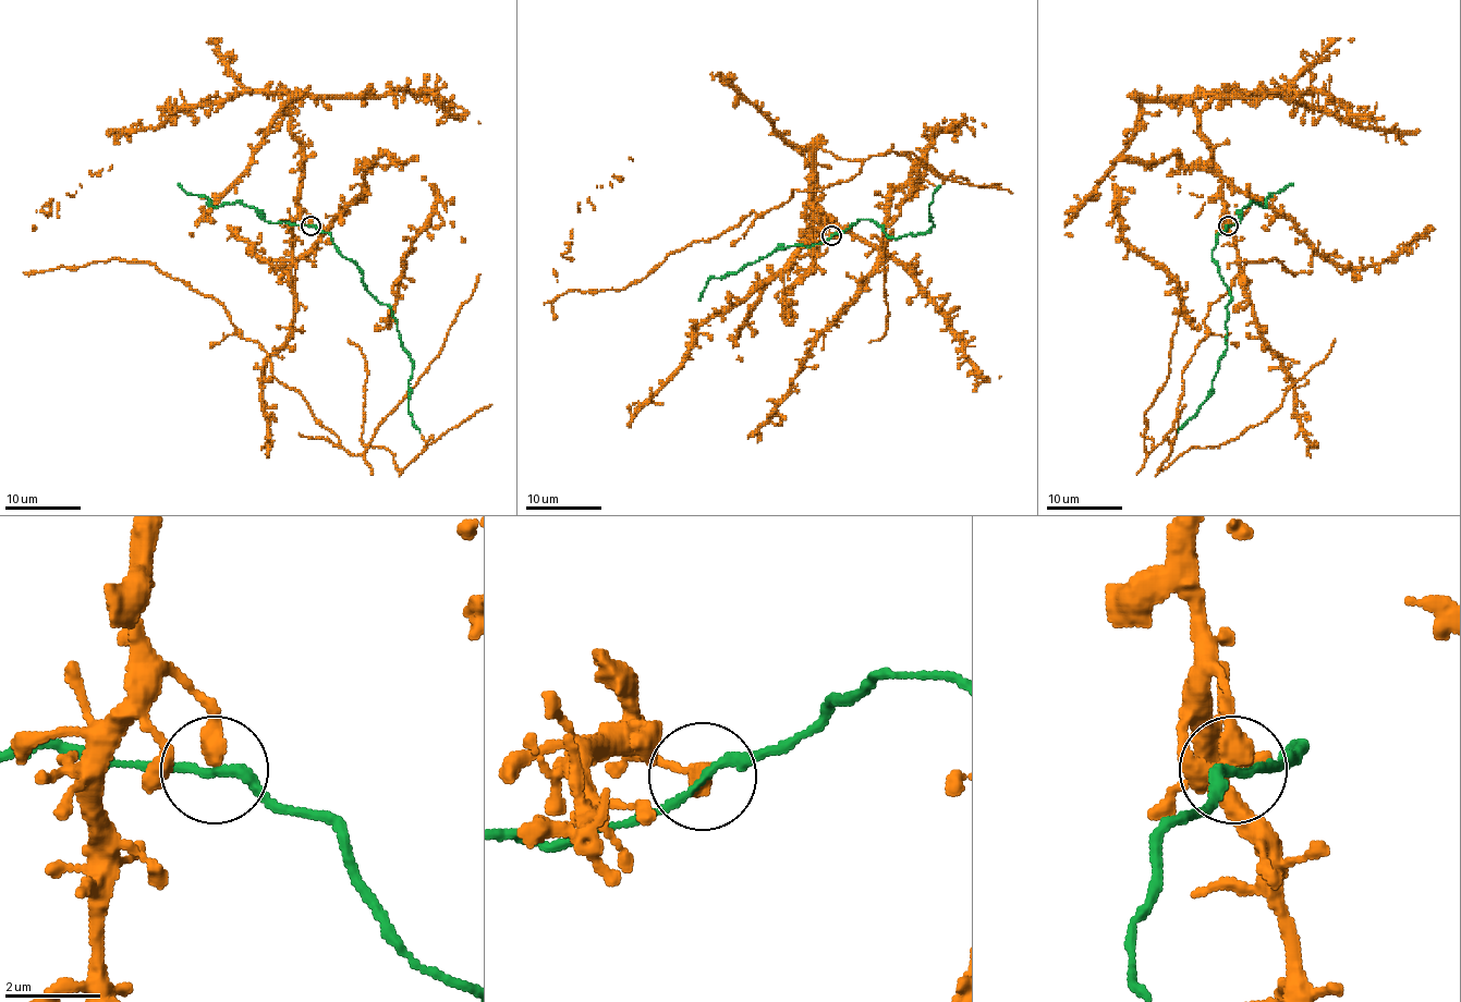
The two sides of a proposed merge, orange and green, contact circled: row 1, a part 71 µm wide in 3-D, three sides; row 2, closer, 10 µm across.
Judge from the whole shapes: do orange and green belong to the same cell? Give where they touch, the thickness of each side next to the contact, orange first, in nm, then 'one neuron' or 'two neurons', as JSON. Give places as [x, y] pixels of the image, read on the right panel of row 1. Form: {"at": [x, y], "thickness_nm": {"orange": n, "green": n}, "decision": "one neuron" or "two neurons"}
{"at": [1228, 225], "thickness_nm": {"orange": 460, "green": 190}, "decision": "one neuron"}

